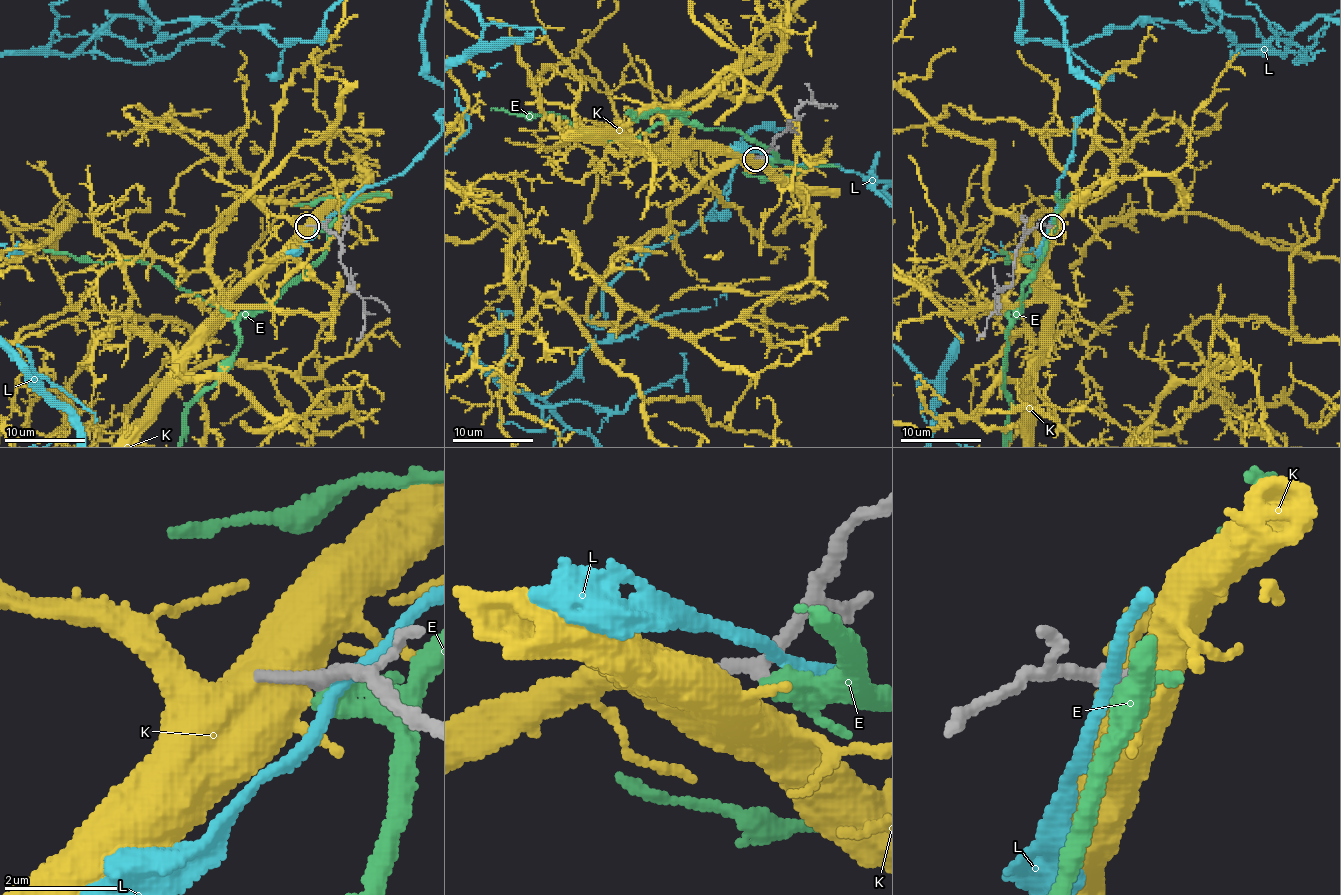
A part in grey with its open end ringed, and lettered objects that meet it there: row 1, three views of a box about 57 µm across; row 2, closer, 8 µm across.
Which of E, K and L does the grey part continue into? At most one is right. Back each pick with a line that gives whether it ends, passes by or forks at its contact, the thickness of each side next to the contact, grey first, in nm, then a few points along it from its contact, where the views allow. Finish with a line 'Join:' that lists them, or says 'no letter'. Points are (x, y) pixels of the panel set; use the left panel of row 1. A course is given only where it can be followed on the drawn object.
K: it passes by; calibres 200 and 600 nm
Join: K

